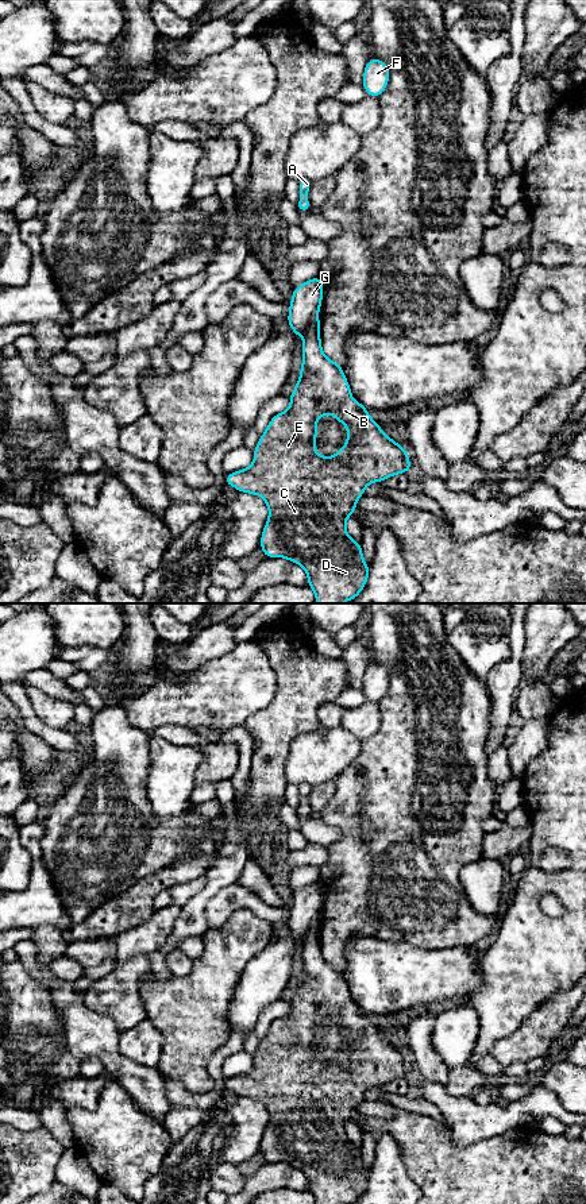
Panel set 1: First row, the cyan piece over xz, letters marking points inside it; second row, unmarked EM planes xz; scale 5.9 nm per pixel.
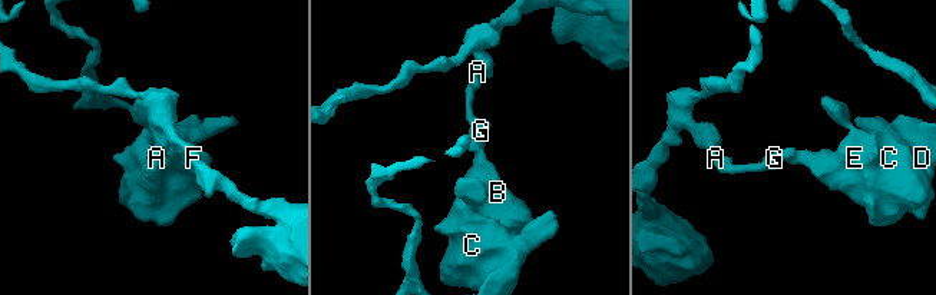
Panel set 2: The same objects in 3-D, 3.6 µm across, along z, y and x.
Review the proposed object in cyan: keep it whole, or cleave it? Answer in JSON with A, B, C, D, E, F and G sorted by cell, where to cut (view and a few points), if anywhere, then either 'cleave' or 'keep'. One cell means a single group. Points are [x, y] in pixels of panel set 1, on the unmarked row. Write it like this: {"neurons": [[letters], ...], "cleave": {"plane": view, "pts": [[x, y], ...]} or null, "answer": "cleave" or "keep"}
{"neurons": [["A", "F", "G"], ["B", "C", "D", "E"]], "cleave": {"plane": "xz", "pts": [[316, 919], [303, 940]]}, "answer": "cleave"}

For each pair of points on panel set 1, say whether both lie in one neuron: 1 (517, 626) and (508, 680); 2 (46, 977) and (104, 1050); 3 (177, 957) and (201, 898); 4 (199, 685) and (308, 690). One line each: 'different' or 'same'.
1: same
2: same
3: different
4: different

